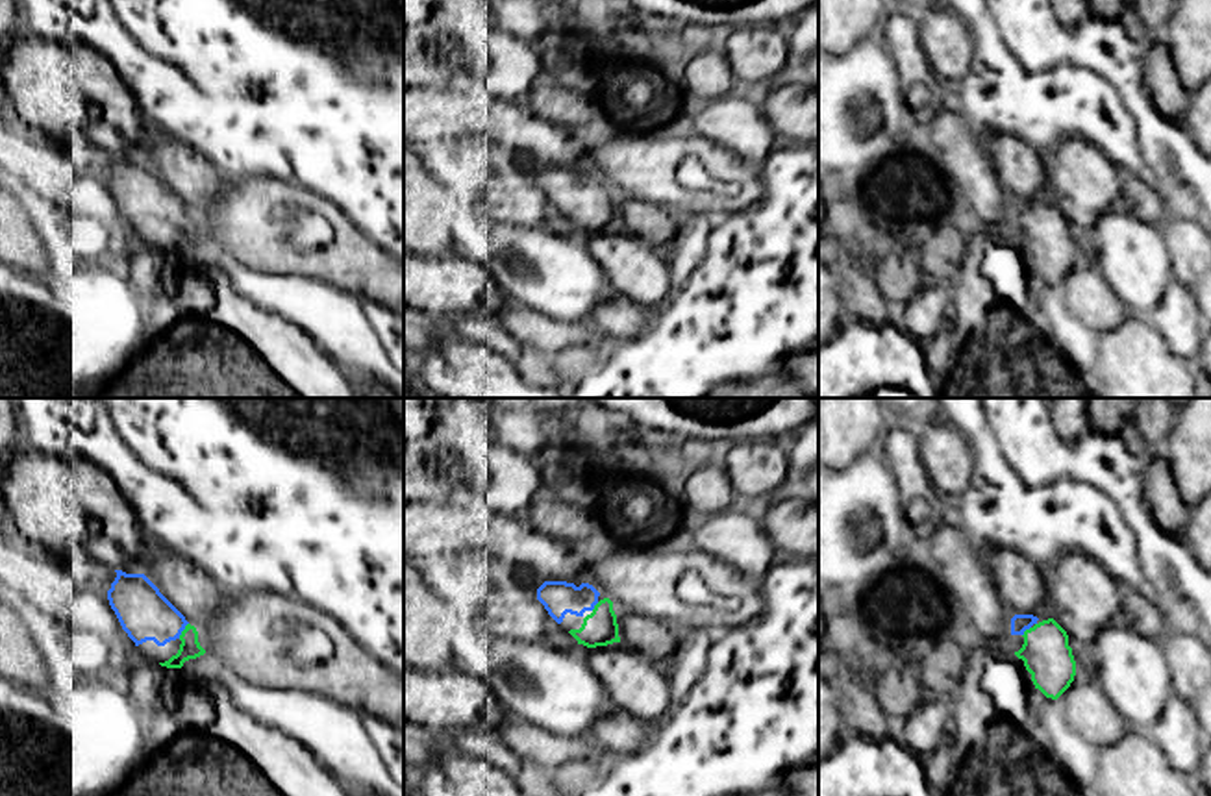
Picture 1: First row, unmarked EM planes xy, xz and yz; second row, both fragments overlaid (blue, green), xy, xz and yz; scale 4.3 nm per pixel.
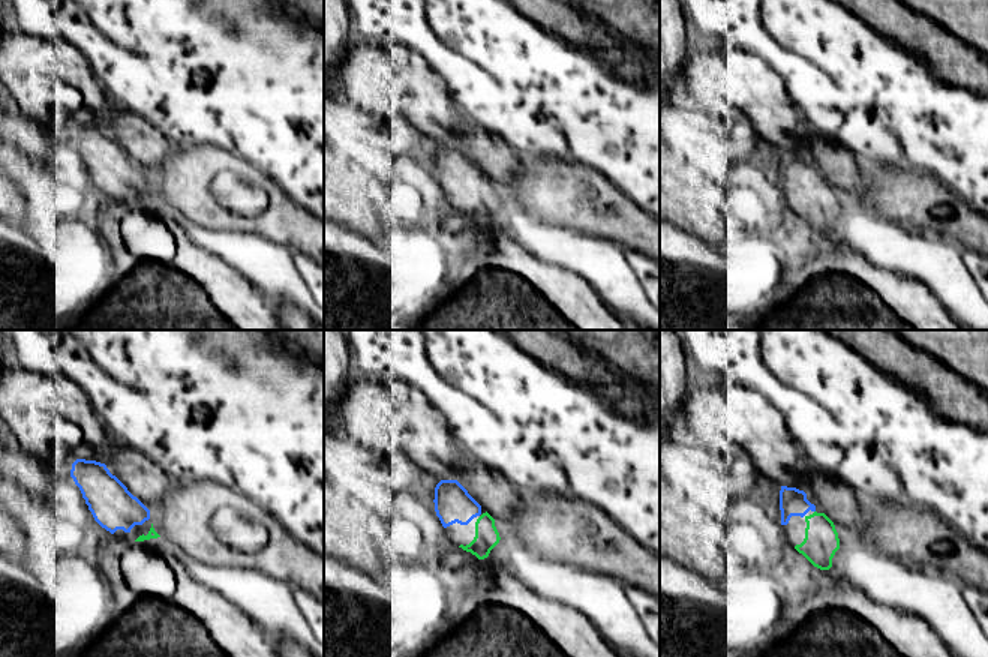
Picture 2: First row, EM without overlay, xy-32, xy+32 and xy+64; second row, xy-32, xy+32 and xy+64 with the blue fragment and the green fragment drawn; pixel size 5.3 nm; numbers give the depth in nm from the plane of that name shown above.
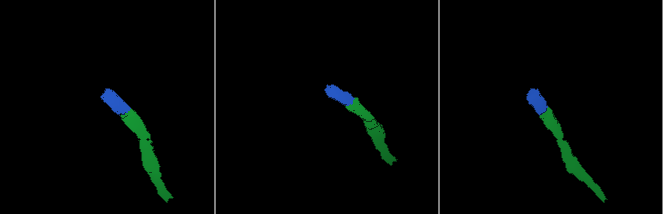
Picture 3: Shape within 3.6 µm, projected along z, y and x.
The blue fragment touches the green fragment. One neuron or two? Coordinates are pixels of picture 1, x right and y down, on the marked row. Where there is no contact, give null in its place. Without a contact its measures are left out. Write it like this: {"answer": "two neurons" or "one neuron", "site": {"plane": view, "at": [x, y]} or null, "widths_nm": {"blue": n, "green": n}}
{"answer": "one neuron", "site": {"plane": "xy", "at": [184, 628]}, "widths_nm": {"blue": 220, "green": 90}}

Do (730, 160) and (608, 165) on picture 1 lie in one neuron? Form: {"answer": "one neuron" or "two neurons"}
{"answer": "one neuron"}

